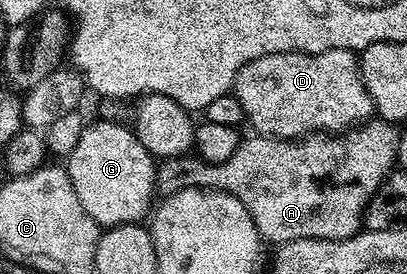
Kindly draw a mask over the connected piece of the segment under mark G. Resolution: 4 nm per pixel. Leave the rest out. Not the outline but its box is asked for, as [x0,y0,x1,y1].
[65,120,156,227]

